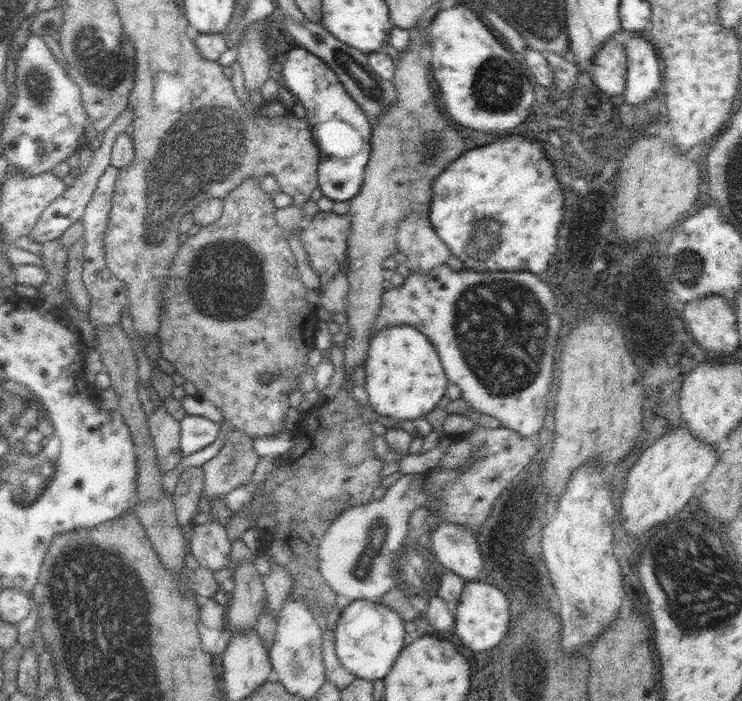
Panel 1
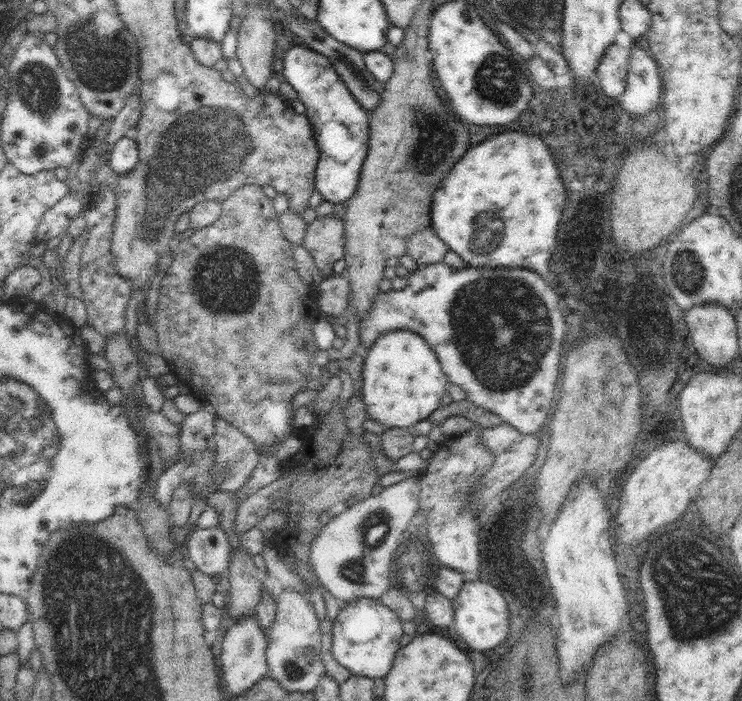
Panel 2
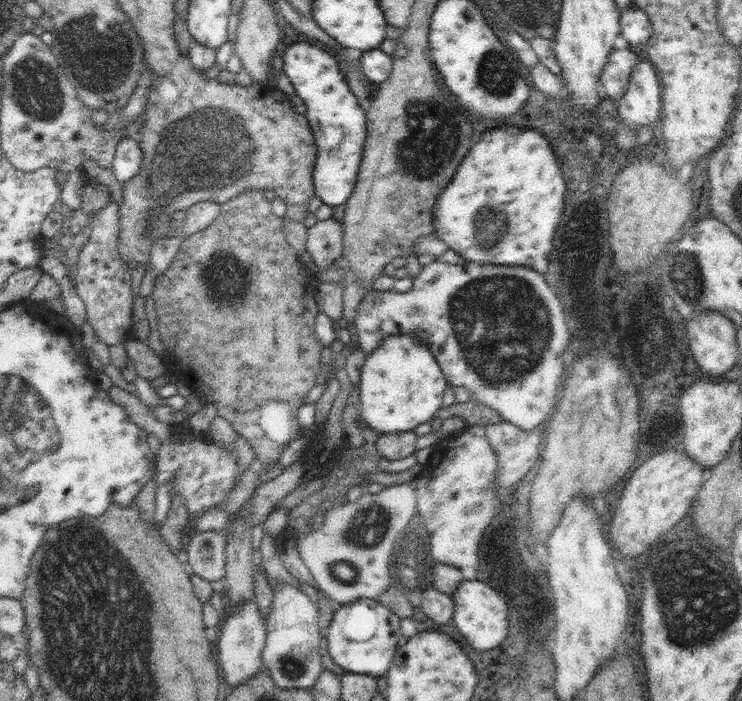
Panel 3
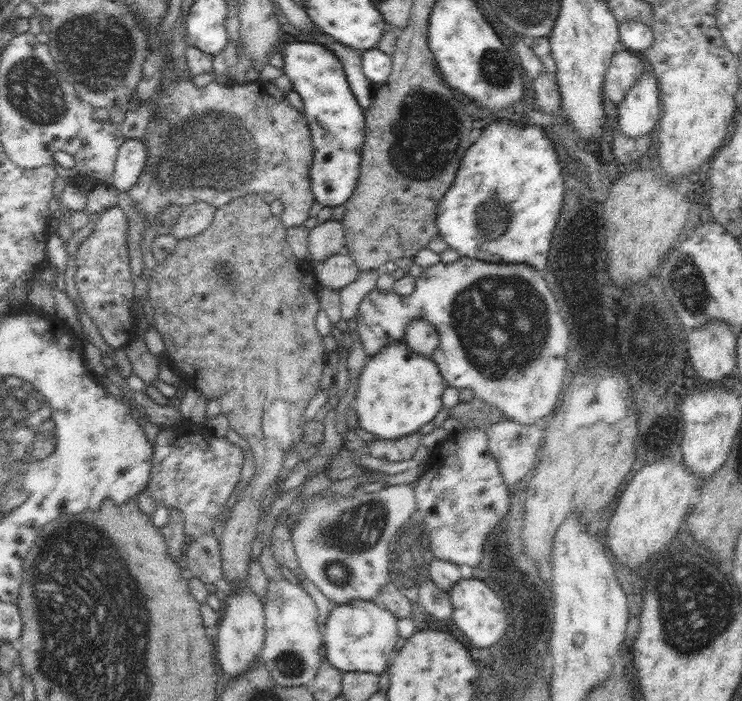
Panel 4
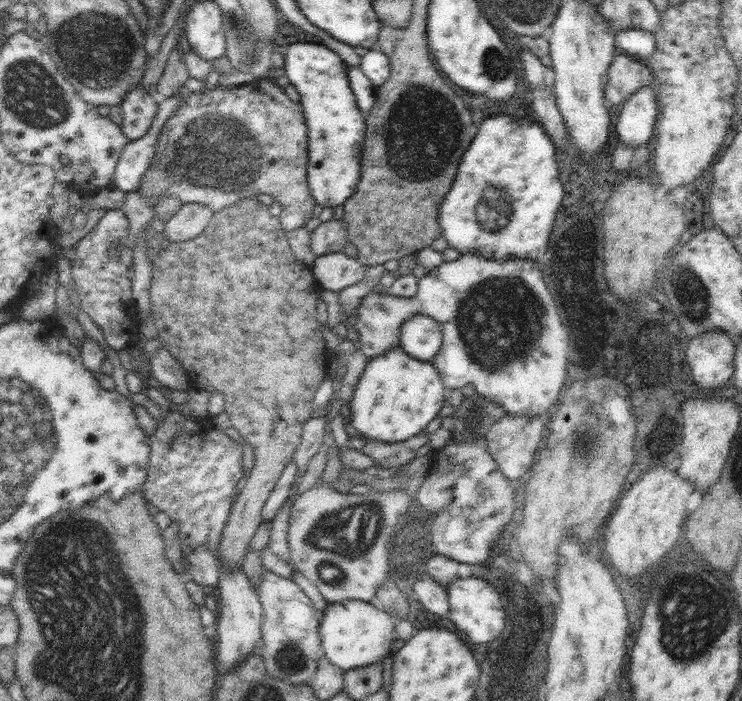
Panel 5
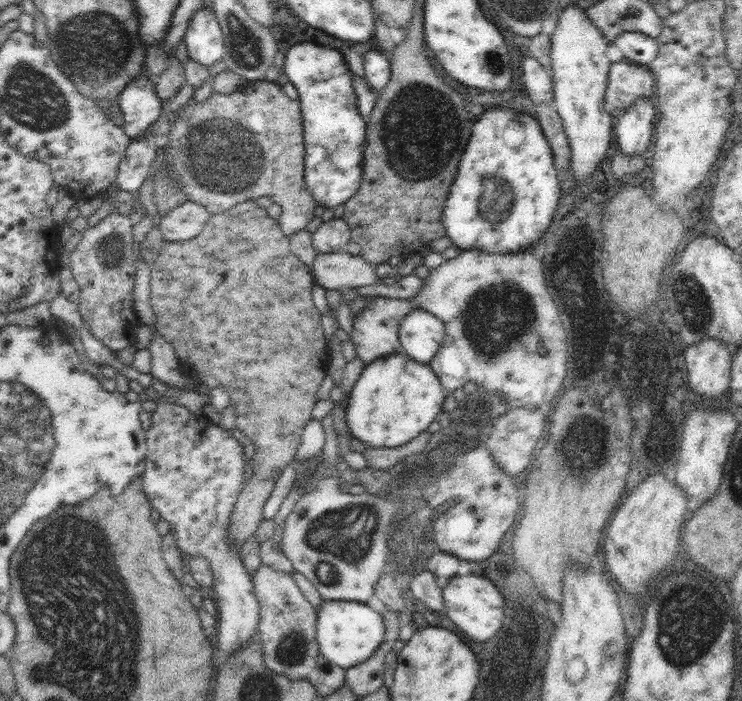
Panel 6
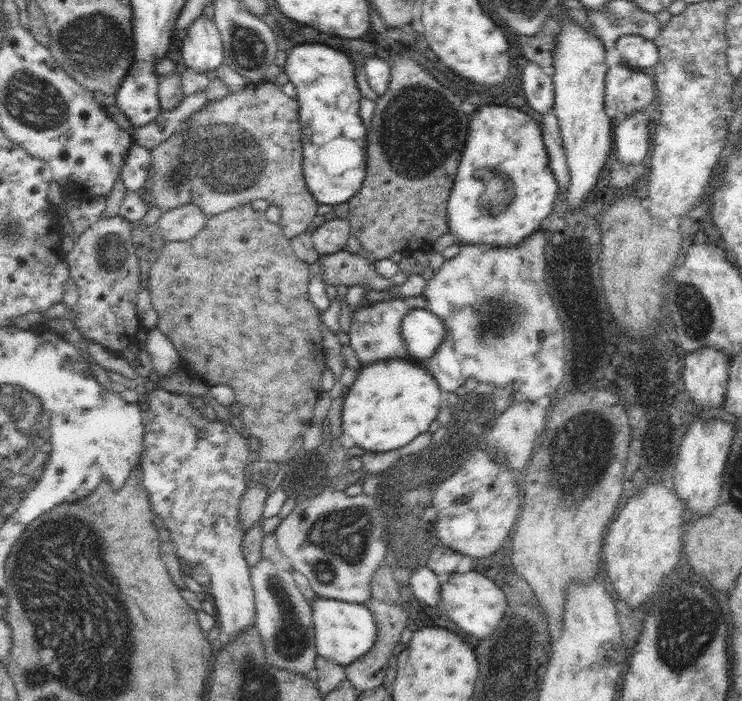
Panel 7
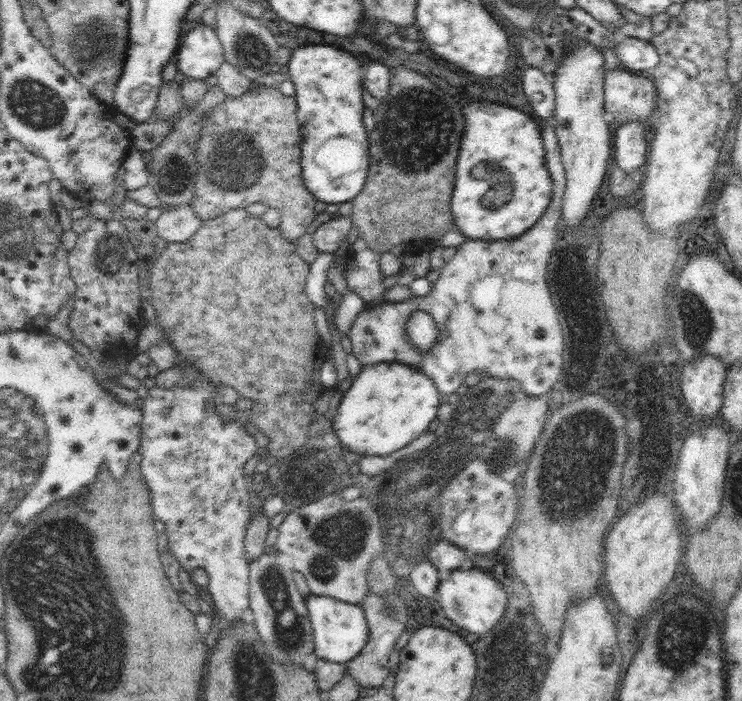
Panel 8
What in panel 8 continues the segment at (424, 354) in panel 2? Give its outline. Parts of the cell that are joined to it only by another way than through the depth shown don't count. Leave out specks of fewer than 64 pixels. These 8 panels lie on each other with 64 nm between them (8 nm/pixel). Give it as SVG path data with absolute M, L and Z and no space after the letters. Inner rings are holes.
M398 361L364 365L359 374L353 378L350 388L344 393L338 406L338 414L334 418L334 431L346 451L358 452L361 456L388 455L404 448L428 431L430 422L438 416L439 400L440 391L434 385L434 381L416 367Z

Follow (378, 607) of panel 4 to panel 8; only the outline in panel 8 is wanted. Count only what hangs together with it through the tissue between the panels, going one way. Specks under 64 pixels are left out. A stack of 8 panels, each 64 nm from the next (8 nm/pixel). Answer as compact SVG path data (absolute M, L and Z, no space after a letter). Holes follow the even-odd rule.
M311 593L306 598L306 609L312 625L316 656L330 662L347 663L367 646L370 629L361 605Z

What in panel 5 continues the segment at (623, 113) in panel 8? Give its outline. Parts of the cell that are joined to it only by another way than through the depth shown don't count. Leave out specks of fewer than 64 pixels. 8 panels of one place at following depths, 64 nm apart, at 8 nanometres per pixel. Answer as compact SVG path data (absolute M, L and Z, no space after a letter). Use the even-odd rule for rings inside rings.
M624 52L617 54L612 60L607 78L605 99L616 108L621 107L639 88L655 86L652 69Z

